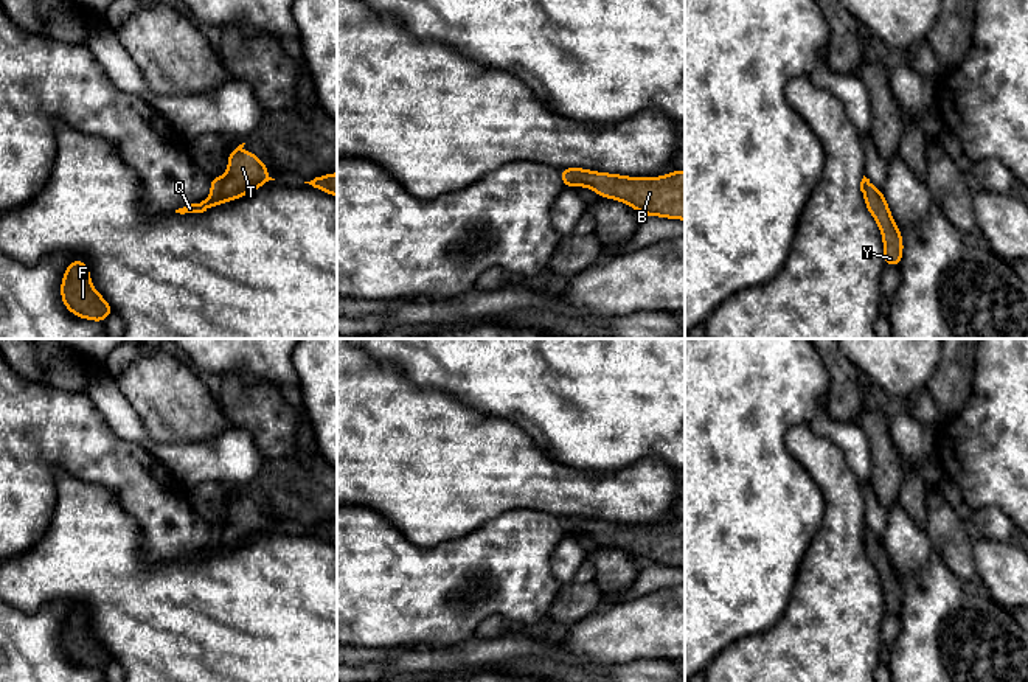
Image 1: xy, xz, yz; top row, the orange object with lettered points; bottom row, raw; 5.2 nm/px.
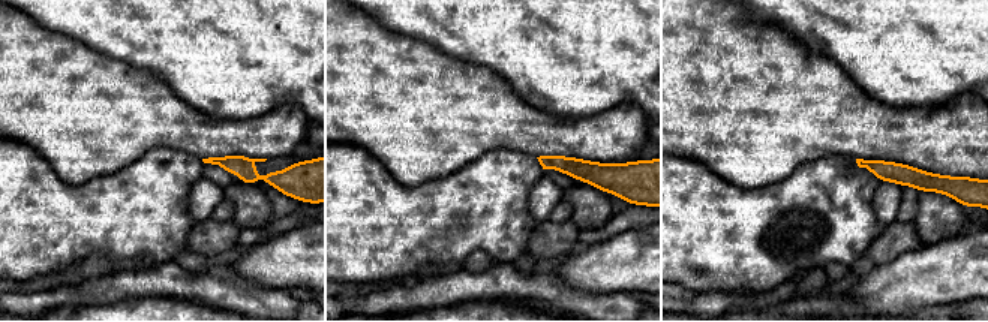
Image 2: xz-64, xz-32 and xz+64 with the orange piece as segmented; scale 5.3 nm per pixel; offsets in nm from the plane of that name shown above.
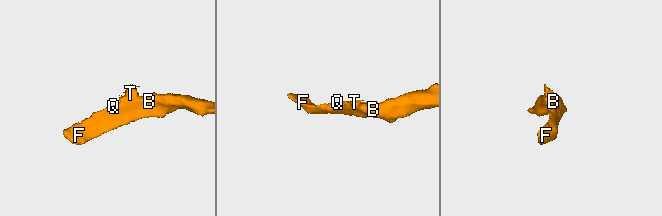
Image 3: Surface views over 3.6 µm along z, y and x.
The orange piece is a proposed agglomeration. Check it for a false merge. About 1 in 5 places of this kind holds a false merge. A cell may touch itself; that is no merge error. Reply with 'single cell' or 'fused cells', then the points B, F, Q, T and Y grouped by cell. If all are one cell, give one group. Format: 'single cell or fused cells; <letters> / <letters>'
single cell; B F Q T Y

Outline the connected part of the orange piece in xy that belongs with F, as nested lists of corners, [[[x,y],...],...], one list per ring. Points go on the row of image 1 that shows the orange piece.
[[[75,259],[65,269],[61,281],[64,306],[76,317],[93,322],[106,322],[113,312],[112,306],[90,281],[90,269],[82,259]]]

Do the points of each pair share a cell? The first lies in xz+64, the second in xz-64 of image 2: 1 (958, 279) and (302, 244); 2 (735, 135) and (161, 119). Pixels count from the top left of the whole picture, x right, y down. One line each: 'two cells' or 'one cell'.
1: one cell
2: one cell

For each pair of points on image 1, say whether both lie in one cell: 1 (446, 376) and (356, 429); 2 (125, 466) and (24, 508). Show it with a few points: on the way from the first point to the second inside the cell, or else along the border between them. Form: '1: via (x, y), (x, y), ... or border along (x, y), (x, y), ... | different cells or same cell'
1: border along (398, 367), (409, 379), (441, 389), (461, 403) | different cells
2: via (93, 459), (50, 459), (31, 477) | same cell

